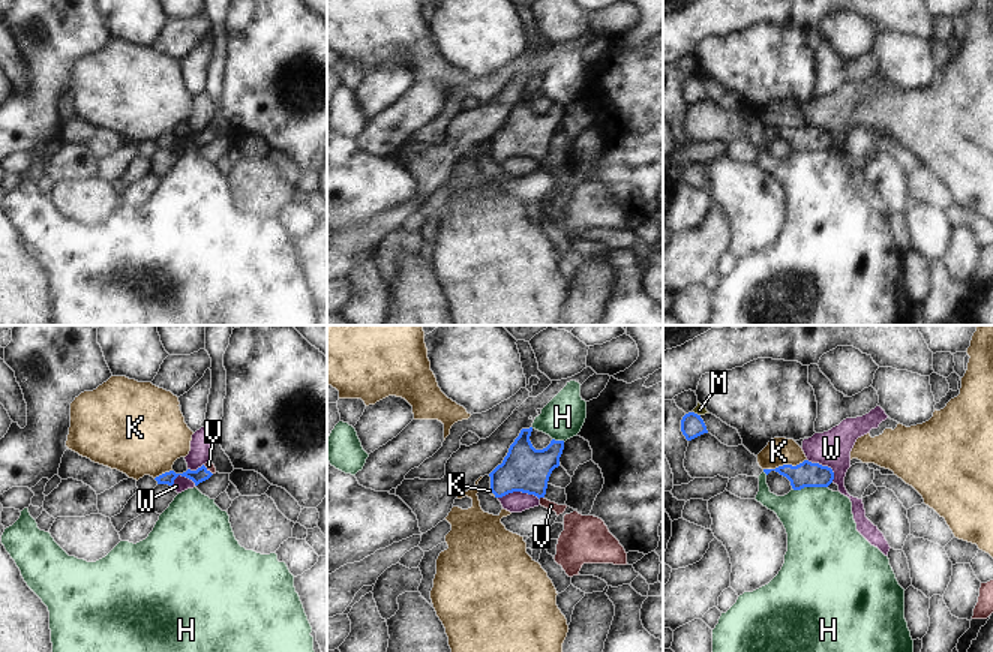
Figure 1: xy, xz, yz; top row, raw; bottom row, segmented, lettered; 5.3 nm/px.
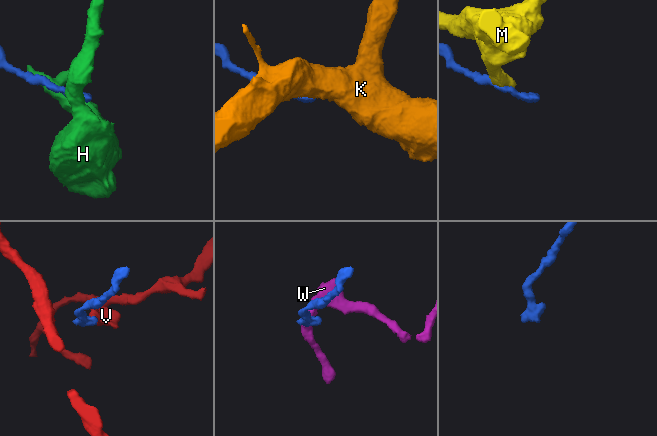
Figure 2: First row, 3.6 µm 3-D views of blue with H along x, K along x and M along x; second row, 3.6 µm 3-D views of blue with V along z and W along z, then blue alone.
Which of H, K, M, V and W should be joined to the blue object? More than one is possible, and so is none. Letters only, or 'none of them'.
V

